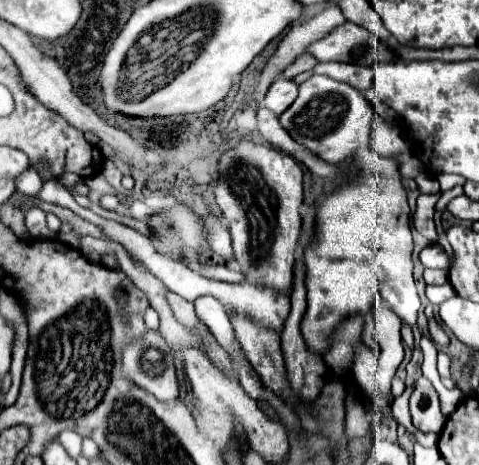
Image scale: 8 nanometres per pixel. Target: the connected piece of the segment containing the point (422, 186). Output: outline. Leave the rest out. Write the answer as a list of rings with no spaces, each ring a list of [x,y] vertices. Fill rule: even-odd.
[[[420,173],[420,175],[416,177],[416,185],[418,185],[418,189],[420,189],[422,193],[440,193],[438,181],[432,179],[432,177],[428,177],[426,173]]]

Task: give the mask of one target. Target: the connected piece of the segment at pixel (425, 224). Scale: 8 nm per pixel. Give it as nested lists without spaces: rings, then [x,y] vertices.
[[[418,195],[418,201],[416,201],[416,211],[412,215],[412,227],[424,235],[428,241],[436,241],[438,235],[436,235],[436,227],[434,227],[434,205],[438,201],[440,195]]]

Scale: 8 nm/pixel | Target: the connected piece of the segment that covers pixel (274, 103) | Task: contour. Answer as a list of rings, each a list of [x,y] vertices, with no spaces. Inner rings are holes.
[[[276,79],[266,97],[264,97],[264,103],[270,111],[274,111],[278,117],[290,107],[290,103],[296,99],[298,95],[298,85],[294,81],[286,81],[286,79]]]

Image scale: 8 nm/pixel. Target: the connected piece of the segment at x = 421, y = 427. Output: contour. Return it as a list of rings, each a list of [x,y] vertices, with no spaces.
[[[424,377],[416,381],[416,389],[410,397],[410,415],[414,427],[422,433],[440,433],[446,423],[446,417],[440,411],[438,393]]]

